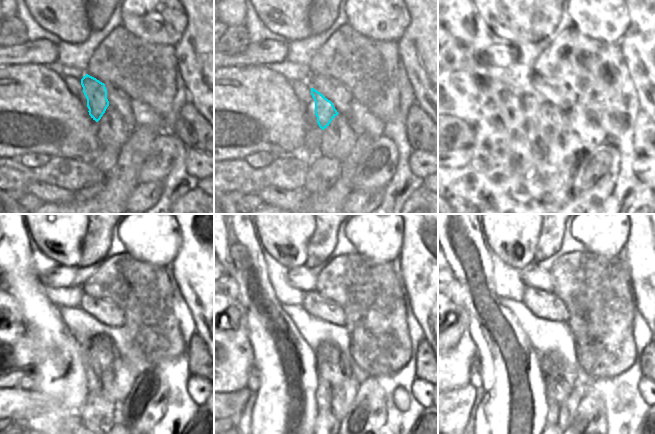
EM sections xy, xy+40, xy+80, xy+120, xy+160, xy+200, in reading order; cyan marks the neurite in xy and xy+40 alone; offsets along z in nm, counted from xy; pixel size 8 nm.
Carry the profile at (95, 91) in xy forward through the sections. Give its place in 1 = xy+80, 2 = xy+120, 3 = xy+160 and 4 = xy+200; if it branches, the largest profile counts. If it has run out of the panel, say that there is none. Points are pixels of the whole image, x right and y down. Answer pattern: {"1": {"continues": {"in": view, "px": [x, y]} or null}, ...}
{"1": {"continues": {"in": "xy+80", "px": [552, 120]}}, "2": {"continues": {"in": "xy+120", "px": [102, 350]}}, "3": {"continues": {"in": "xy+160", "px": [329, 359]}}, "4": {"continues": {"in": "xy+200", "px": [560, 378]}}}

